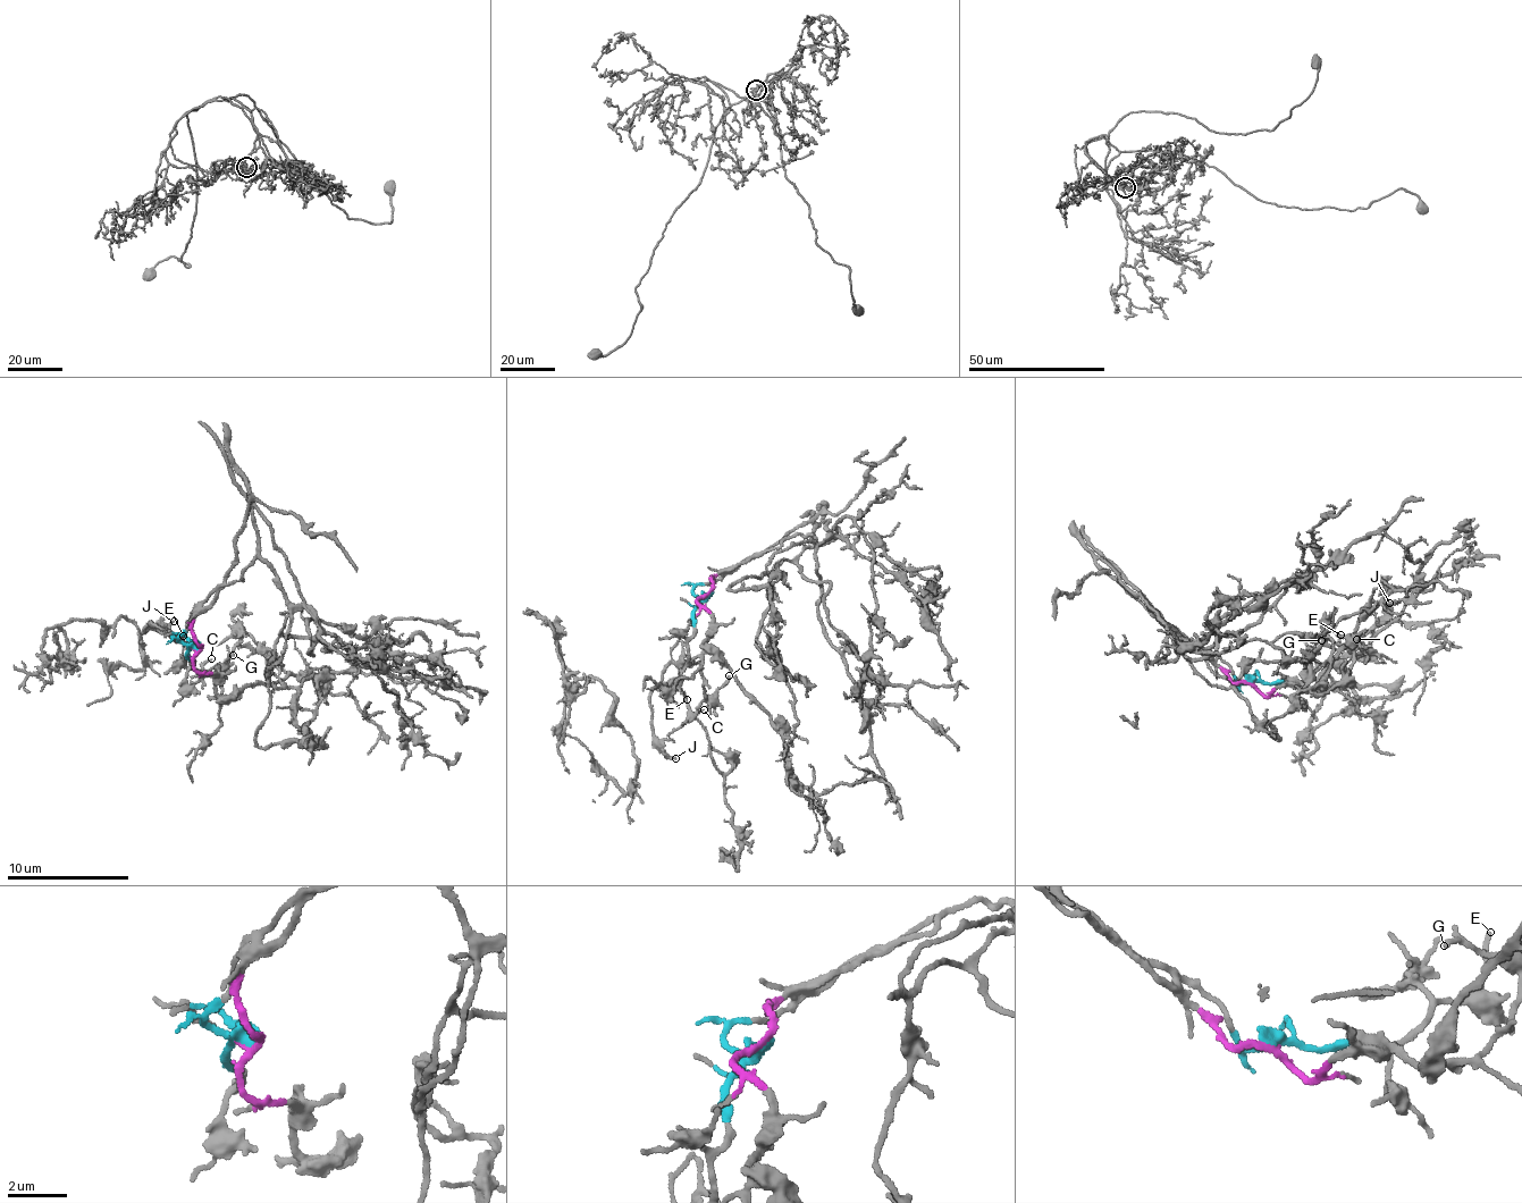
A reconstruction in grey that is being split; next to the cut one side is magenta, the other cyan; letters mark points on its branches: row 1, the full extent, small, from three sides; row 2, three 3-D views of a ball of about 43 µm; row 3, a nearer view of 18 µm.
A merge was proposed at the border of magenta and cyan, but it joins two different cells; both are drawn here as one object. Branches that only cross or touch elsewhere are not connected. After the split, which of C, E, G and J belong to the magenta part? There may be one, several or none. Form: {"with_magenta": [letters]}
{"with_magenta": ["C", "G"]}

